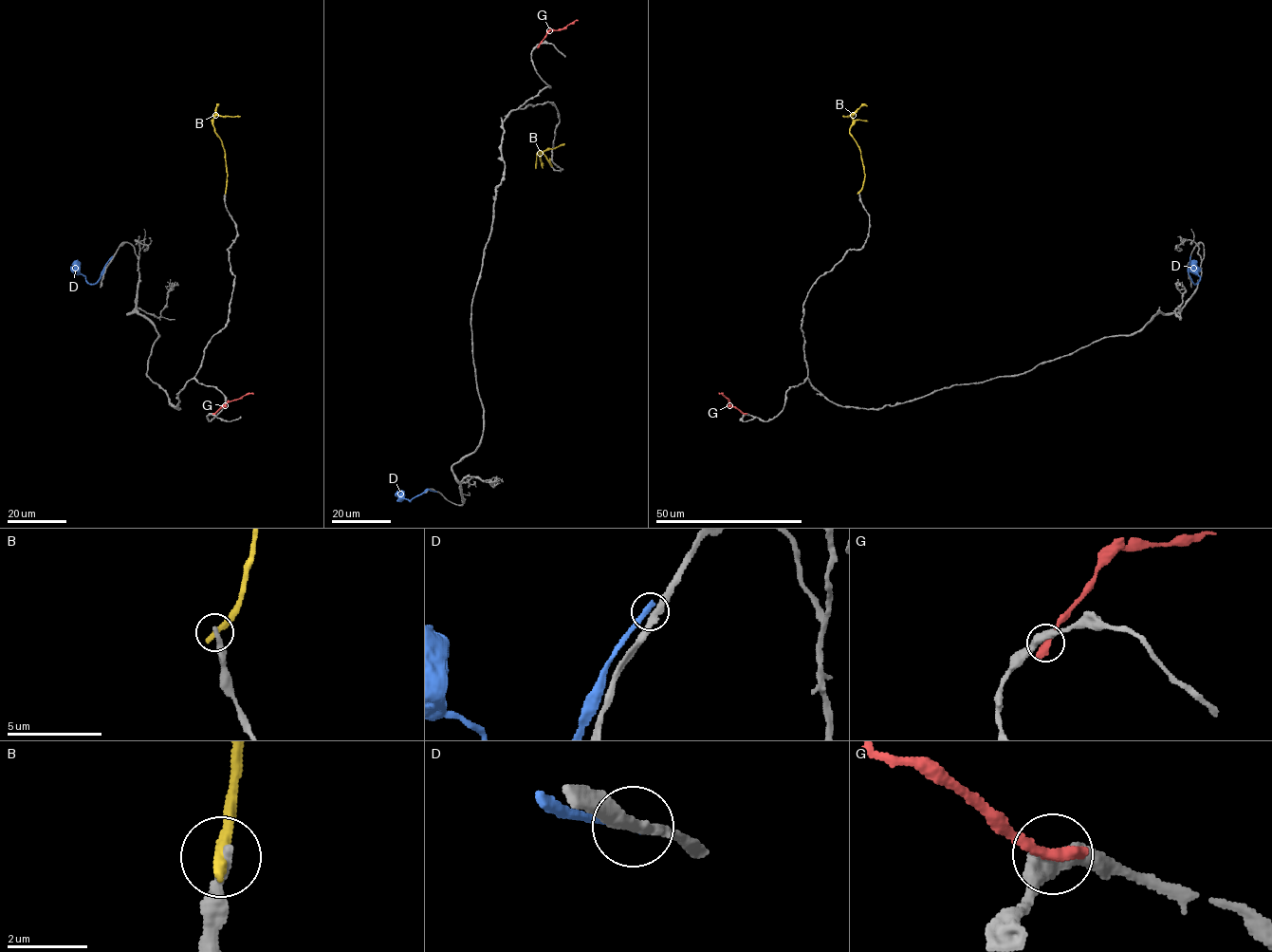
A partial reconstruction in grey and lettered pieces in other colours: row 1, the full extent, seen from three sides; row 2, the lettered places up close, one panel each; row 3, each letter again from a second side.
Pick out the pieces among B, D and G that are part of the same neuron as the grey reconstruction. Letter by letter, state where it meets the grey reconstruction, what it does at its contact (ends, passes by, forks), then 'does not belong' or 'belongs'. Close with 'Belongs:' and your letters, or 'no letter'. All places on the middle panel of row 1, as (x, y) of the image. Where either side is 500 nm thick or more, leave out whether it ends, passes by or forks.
B: contact (549, 159); it ends; does not belong
D: contact (435, 492); it ends; does not belong
G: contact (539, 46); it ends; does not belong
Belongs: no letter

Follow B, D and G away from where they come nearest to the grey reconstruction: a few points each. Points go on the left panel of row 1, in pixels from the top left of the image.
B: (225, 192), (227, 171), (223, 146), (212, 119), (216, 115), (240, 116)
D: (112, 258), (94, 284), (88, 283), (80, 272), (78, 265), (72, 265)
G: (214, 414), (231, 401), (253, 393)

